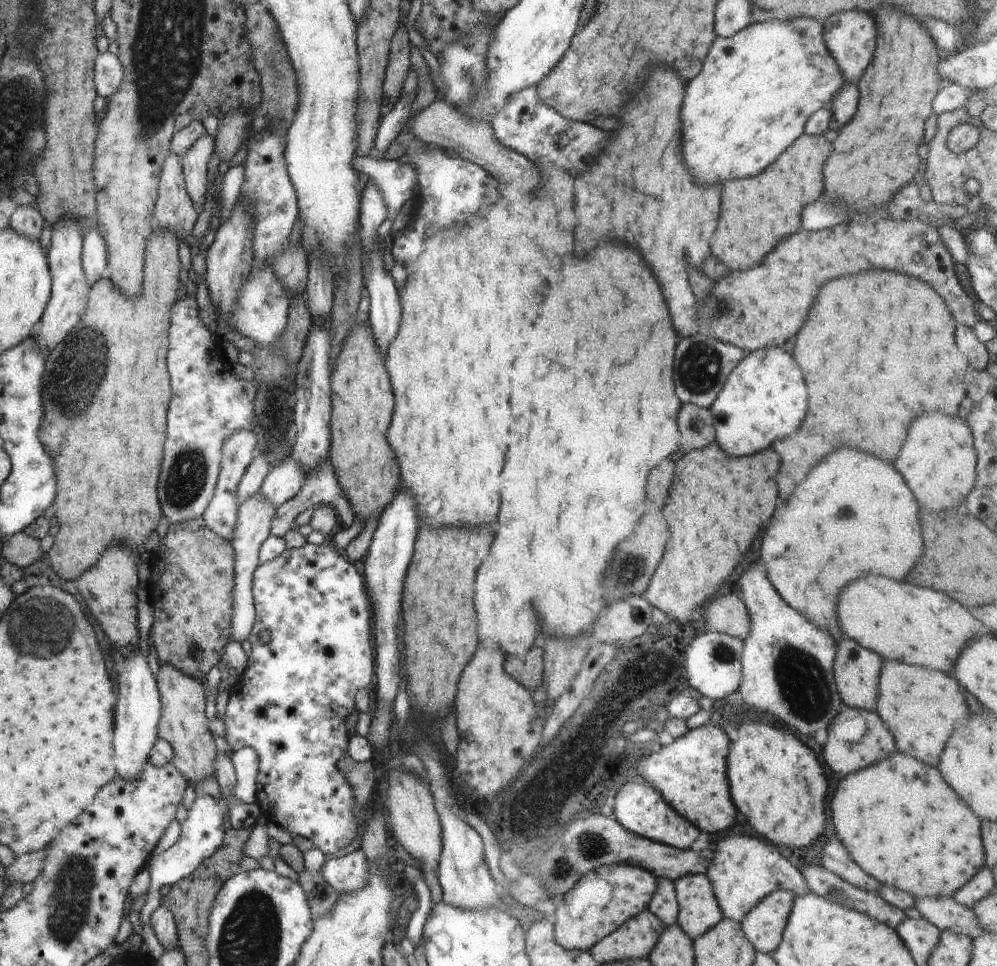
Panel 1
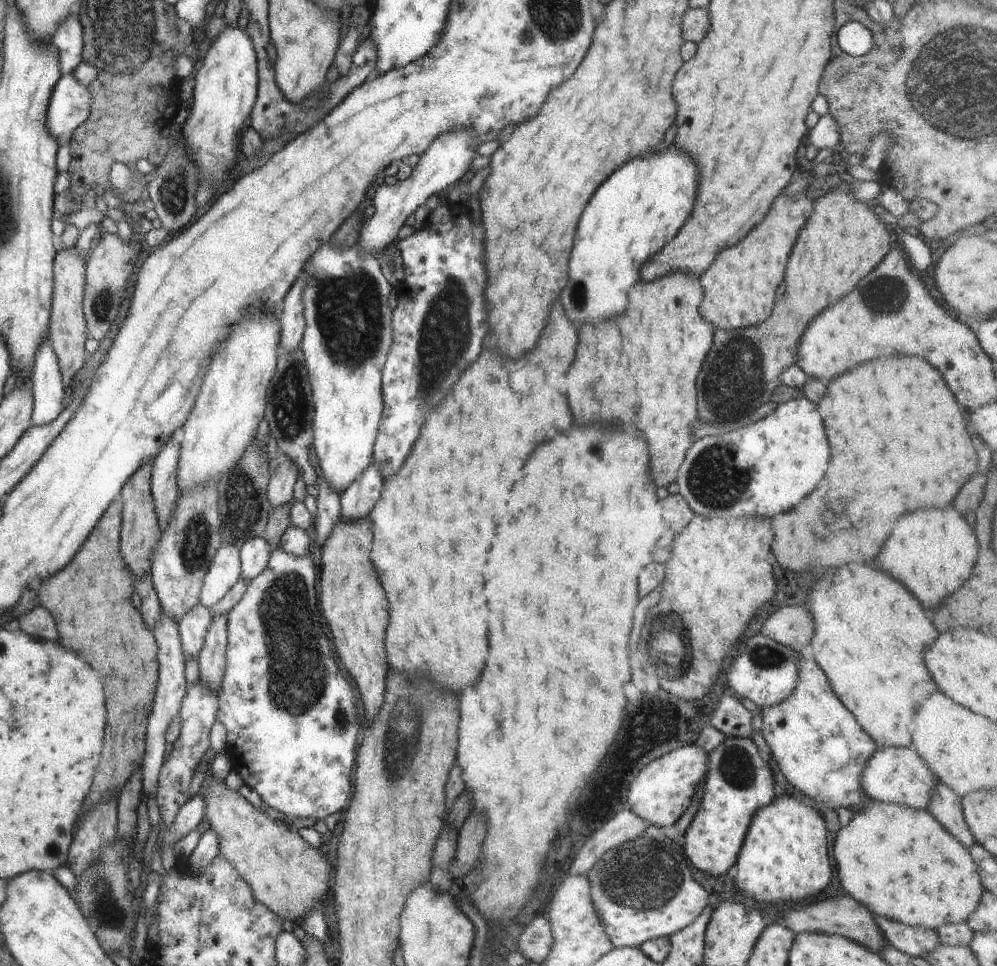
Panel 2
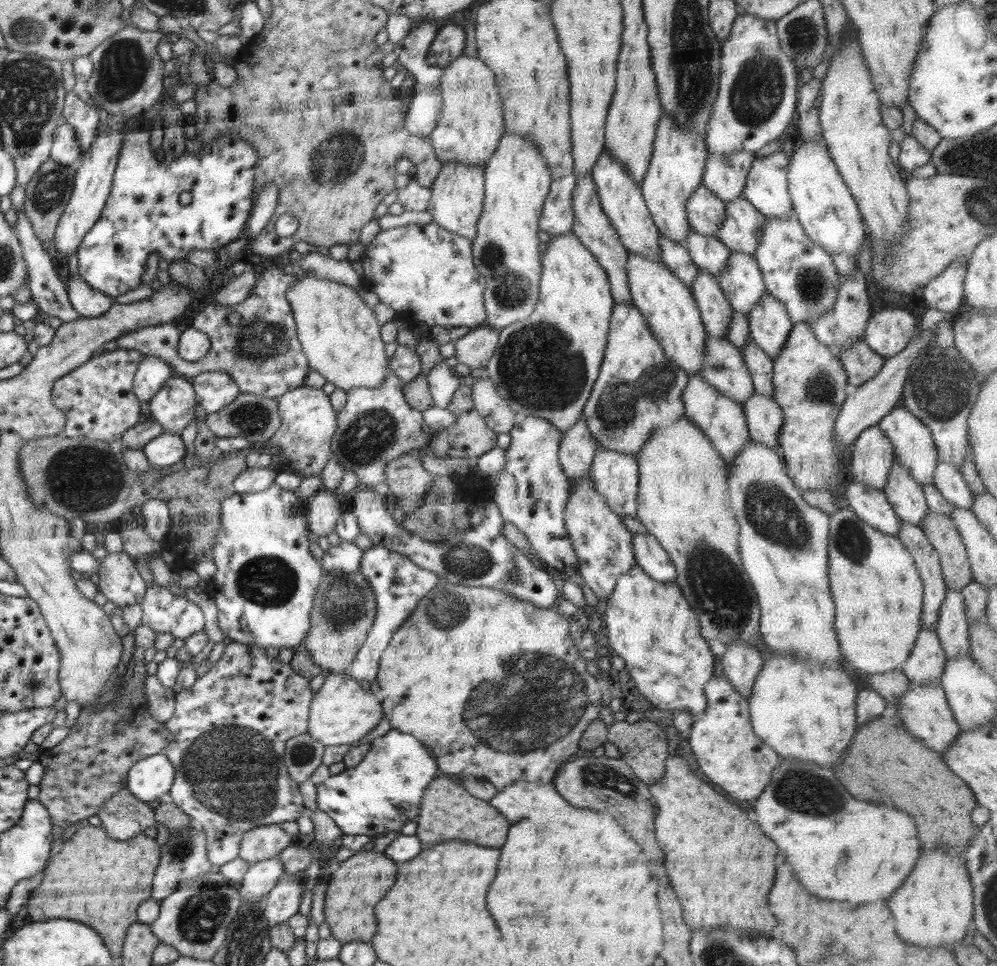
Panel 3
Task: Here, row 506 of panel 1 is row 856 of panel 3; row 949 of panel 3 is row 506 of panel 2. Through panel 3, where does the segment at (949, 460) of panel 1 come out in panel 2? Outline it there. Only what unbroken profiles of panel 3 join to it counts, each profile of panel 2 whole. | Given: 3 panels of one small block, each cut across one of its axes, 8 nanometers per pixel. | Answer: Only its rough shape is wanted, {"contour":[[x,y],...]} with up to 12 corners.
{"contour":[[953,505],[904,514],[876,556],[928,614],[973,575]]}

